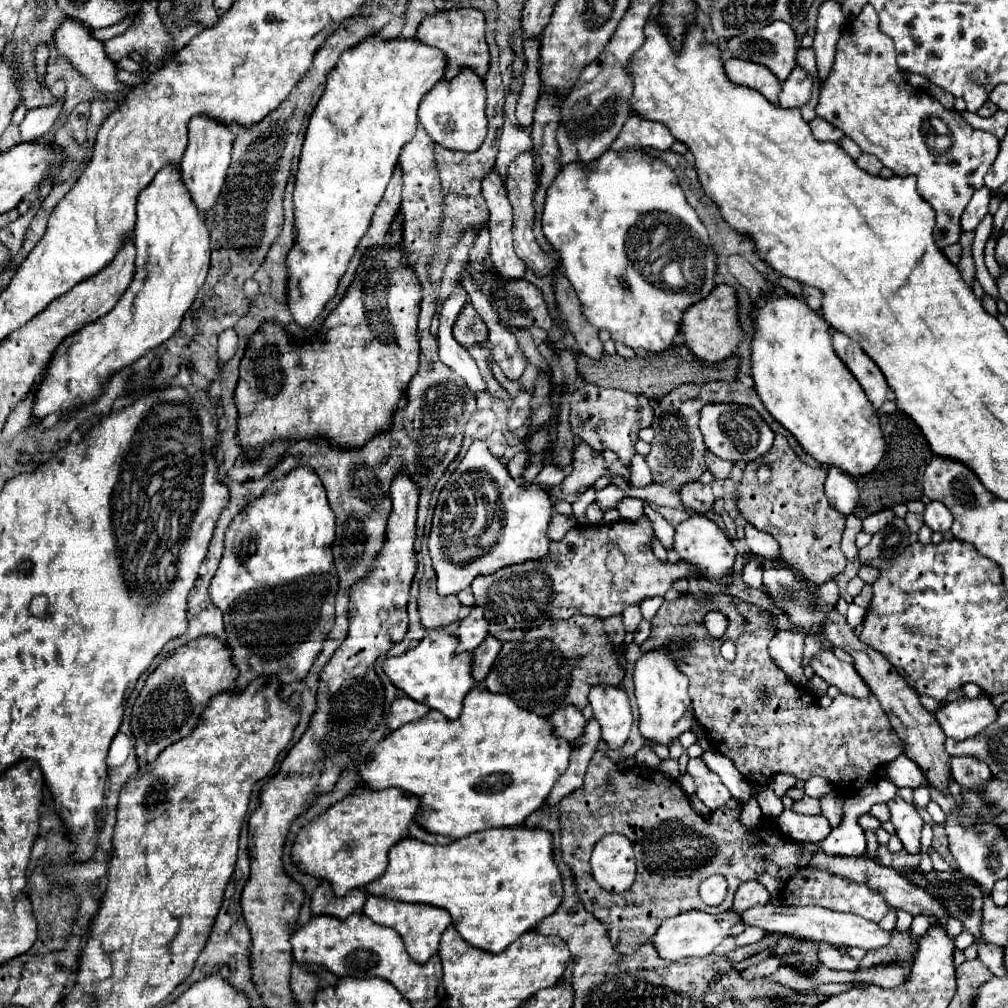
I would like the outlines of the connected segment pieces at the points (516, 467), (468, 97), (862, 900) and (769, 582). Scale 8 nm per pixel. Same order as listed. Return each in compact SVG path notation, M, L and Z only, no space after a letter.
M520 451L520 453L516 453L512 459L508 459L506 461L506 469L508 469L508 473L510 473L510 477L512 479L516 479L516 475L520 475L522 473L522 467L526 465L526 453L524 451Z
M464 69L452 81L440 81L432 91L426 93L424 101L418 109L418 119L434 139L434 143L452 149L452 151L476 151L488 131L486 121L486 89L482 79L472 73L472 69Z
M806 867L800 869L794 877L790 877L780 893L780 903L782 905L820 905L824 909L832 911L842 911L842 913L856 913L864 919L882 919L884 913L890 909L888 903L880 897L880 893L868 889L866 885L842 879L826 869L816 869L816 867Z
M766 567L764 569L764 587L766 593L774 605L774 609L780 609L784 615L788 615L788 621L798 627L804 635L812 637L822 637L822 621L828 617L828 609L834 609L840 595L838 595L838 585L834 581L814 585L804 581L802 573L796 573L792 569L774 569Z

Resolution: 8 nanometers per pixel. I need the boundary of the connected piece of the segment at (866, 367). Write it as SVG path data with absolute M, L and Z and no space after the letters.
M836 331L832 335L832 343L834 343L836 355L858 379L866 397L874 405L874 409L880 409L880 405L886 401L886 393L890 387L886 385L884 375L880 373L876 363L860 349L860 345L856 345L856 341L852 341L848 335L844 335L840 331Z

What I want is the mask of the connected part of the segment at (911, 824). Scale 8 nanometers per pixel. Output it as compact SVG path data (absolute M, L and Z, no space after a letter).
M894 797L888 801L892 823L896 829L898 839L904 845L906 853L920 853L920 831L924 821L920 819L916 807L912 803L906 803L900 797Z

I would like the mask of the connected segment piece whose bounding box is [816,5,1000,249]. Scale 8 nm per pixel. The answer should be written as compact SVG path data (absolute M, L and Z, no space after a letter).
M866 5L862 13L852 19L842 33L836 49L836 61L830 77L820 87L820 101L816 113L828 123L842 129L852 141L856 141L862 153L876 155L880 163L892 169L896 175L916 175L920 195L936 209L936 227L934 239L940 249L954 245L960 241L960 217L972 199L974 191L984 185L984 175L992 167L992 161L998 155L1000 139L988 131L978 131L970 127L960 113L944 109L934 97L930 97L924 89L912 87L904 77L900 67L896 65L896 51L892 39L878 29L878 13L872 5Z

